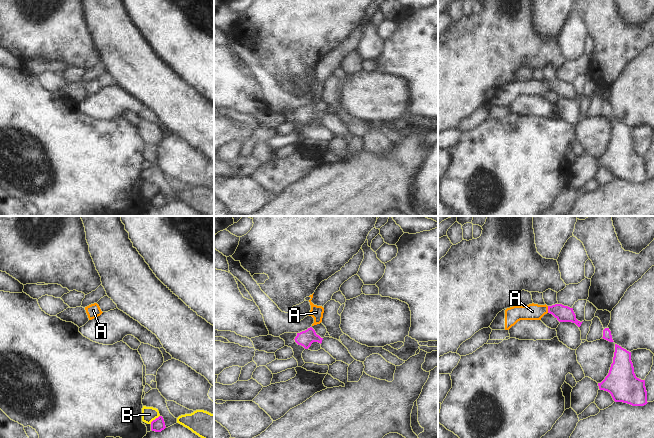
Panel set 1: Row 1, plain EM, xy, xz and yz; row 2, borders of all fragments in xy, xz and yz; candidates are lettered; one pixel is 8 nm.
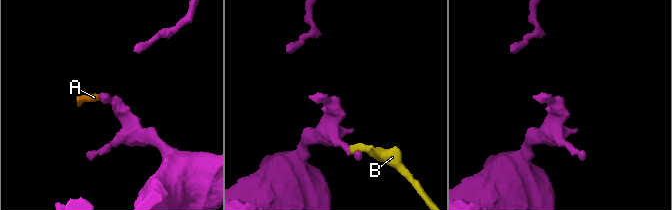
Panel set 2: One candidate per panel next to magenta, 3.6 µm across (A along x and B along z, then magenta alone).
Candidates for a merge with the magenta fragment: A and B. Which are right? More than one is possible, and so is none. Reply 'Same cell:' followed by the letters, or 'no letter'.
Same cell: A

